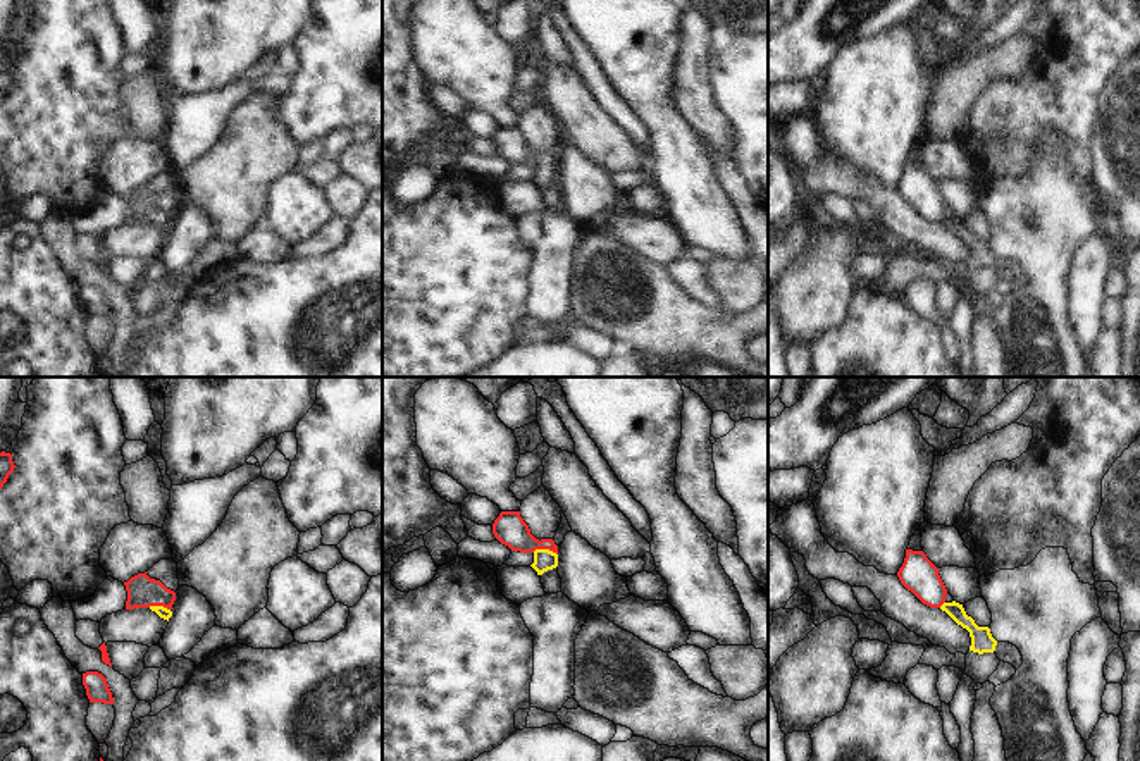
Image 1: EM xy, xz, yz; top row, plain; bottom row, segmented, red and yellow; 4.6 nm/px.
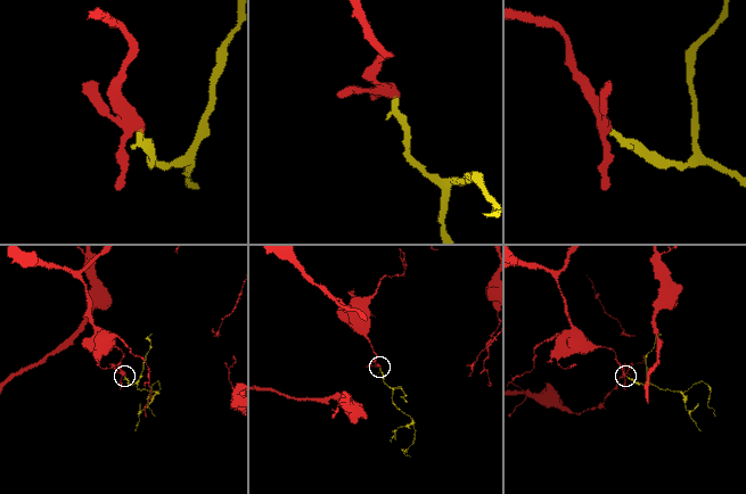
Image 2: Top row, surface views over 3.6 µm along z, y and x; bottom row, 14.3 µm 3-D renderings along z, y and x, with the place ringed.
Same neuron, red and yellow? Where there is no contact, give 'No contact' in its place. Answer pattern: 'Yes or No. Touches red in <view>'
Yes. Touches red in xz

